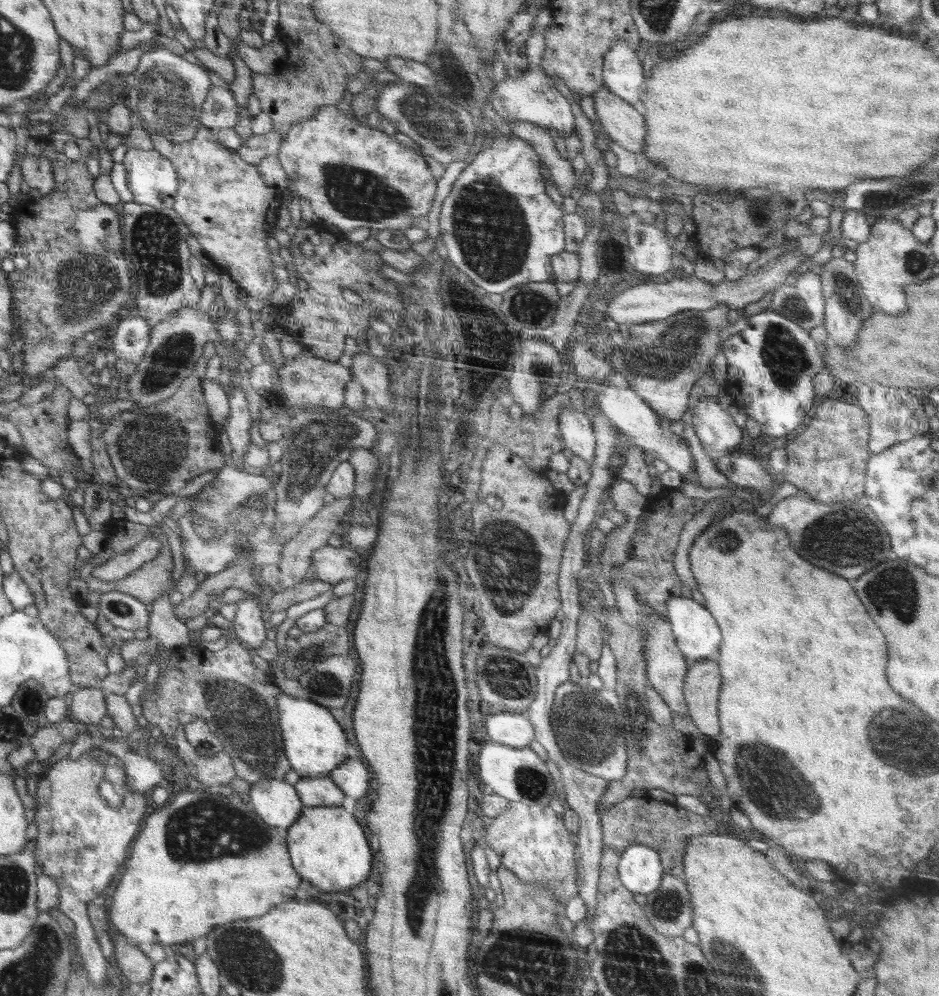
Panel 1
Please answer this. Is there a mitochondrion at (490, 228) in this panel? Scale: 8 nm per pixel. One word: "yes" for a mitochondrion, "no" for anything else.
yes

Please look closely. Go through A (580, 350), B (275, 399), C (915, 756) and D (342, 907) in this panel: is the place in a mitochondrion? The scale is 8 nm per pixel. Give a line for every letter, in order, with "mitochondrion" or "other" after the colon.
A: other
B: other
C: mitochondrion
D: other

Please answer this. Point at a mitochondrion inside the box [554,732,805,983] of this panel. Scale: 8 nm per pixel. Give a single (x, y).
(667, 907)

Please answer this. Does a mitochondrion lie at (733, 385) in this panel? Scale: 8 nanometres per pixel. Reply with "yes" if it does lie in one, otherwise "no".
no

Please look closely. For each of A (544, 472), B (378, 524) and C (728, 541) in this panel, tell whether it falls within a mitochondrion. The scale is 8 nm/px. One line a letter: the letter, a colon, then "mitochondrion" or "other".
A: other
B: other
C: mitochondrion

